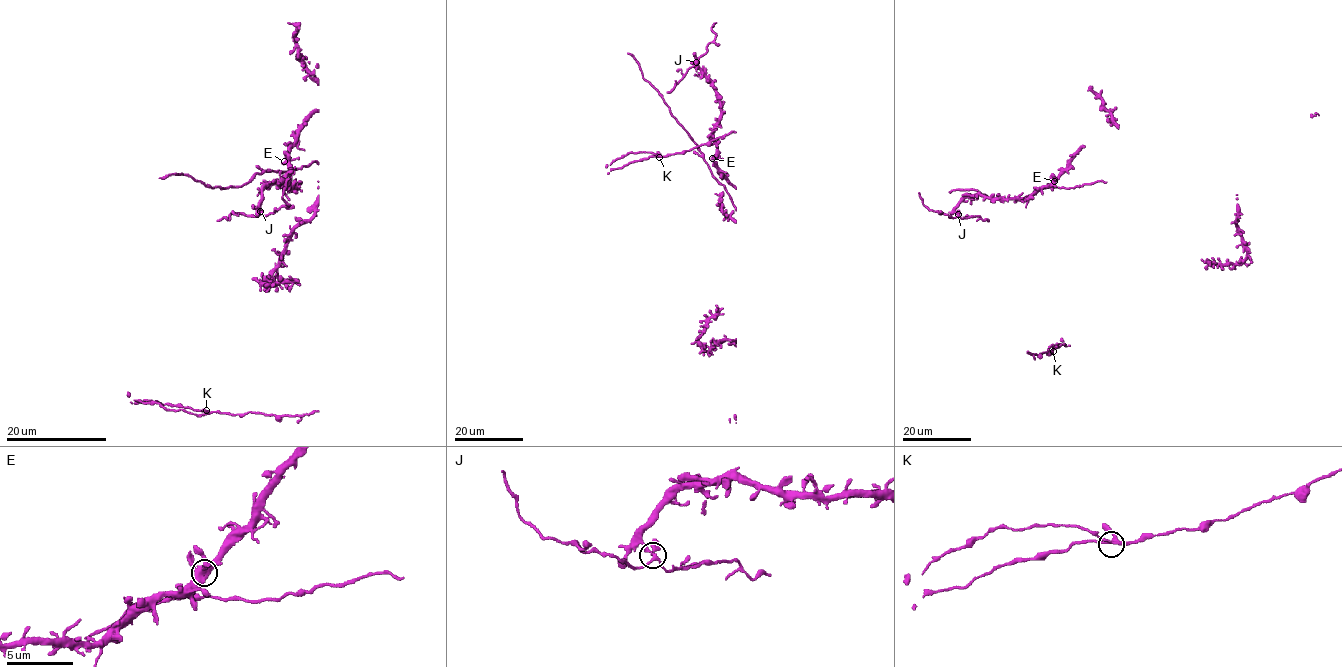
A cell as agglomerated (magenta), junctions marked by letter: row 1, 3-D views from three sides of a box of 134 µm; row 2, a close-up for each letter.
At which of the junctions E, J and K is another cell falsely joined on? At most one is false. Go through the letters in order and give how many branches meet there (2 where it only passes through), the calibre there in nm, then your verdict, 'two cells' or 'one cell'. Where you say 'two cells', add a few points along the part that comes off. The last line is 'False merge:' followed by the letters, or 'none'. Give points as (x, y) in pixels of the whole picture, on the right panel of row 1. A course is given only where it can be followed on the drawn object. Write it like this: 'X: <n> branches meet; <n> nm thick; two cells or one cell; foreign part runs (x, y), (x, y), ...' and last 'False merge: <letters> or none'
E: 4 branches meet; 400 nm thick; one cell
J: 4 branches meet; 220 nm thick; two cells; foreign part runs (957, 214), (952, 218), (930, 210), (919, 193)
K: 4 branches meet; 240 nm thick; one cell
False merge: J

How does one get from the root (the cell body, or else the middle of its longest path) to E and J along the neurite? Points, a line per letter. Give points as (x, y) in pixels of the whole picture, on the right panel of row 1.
E: (1020, 199), (1030, 197), (1054, 181)
J: (1020, 199), (994, 200), (967, 195), (955, 209), (957, 214)

